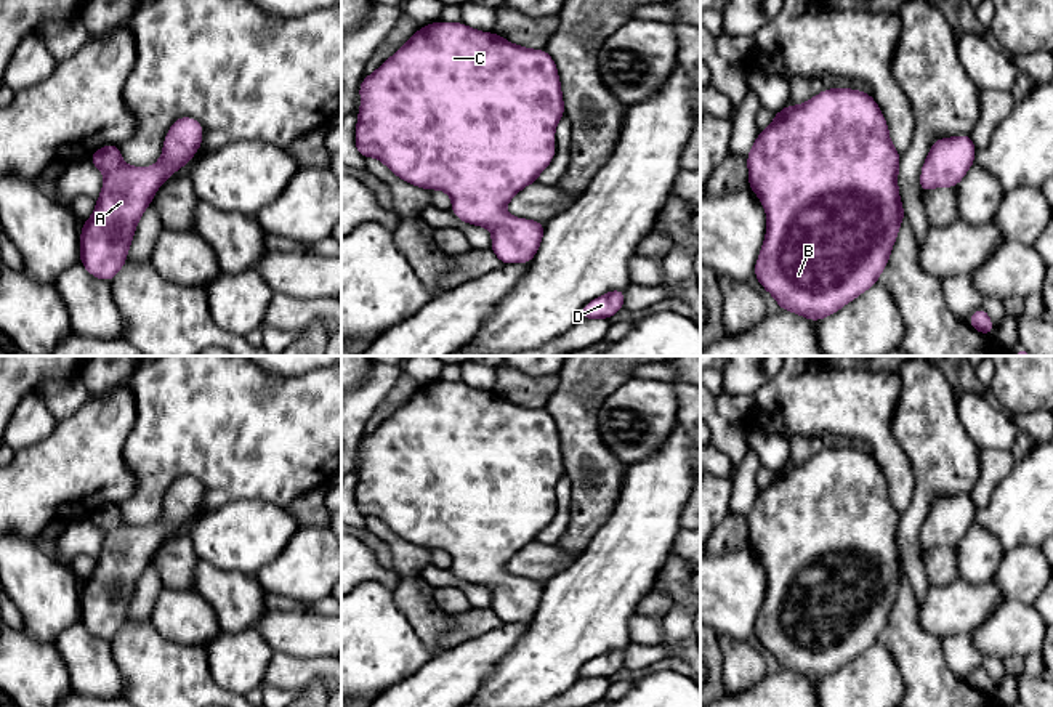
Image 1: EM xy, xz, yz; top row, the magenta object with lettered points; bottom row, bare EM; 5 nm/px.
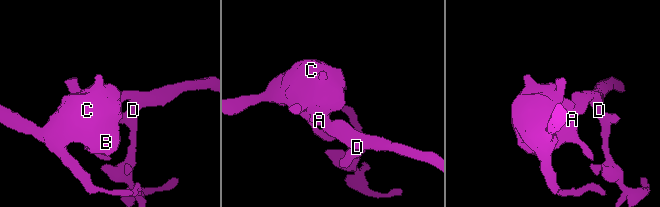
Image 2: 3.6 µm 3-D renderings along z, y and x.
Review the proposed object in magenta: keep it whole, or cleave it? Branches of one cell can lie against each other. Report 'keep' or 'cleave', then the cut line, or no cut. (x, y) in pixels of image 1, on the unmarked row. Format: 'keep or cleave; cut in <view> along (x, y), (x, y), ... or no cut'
keep; no cut

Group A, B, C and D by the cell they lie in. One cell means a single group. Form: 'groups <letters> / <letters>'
groups A B C D

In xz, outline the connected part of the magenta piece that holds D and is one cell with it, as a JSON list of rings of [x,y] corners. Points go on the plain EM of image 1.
[[[625,648],[612,649],[587,662],[580,670],[580,678],[611,678],[623,669]]]

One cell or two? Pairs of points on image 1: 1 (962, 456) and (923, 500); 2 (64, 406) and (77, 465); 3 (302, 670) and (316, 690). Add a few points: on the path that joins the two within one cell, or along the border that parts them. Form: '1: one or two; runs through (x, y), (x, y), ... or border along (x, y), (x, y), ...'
1: one; runs through (951, 467), (928, 489)
2: two; border along (90, 395), (69, 416), (58, 420)
3: two; border along (322, 674), (314, 674), (303, 685)

